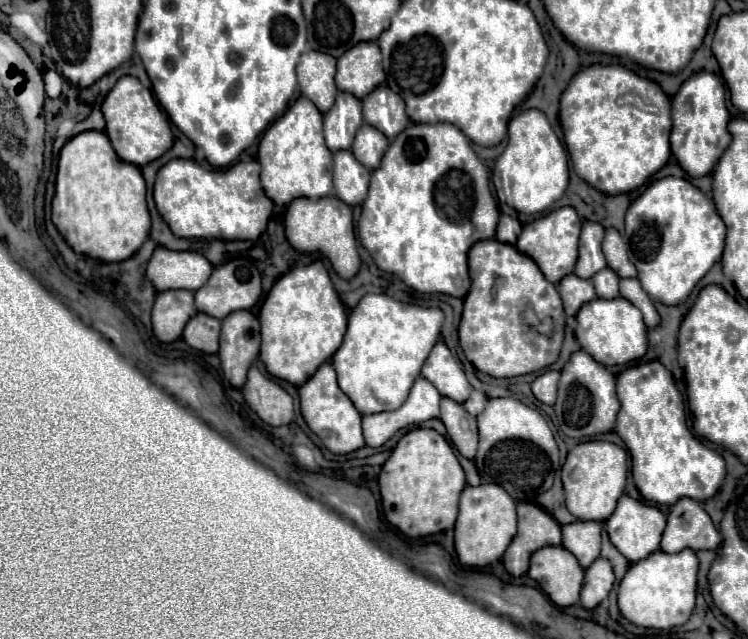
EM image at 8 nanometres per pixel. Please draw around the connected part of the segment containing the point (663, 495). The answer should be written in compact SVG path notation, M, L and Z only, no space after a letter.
M657 360L627 368L617 376L616 393L620 409L614 430L631 452L631 474L641 496L661 506L673 506L679 498L685 498L685 496L697 502L705 502L713 498L719 492L725 478L725 460L715 450L705 448L705 444L701 444L687 428L683 396L679 394L671 372Z

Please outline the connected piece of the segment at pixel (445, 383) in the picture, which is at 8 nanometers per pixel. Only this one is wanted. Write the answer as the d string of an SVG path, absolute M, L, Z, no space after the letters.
M437 342L429 354L429 358L423 364L421 375L425 376L441 396L447 396L459 404L463 404L469 398L471 384L465 378L463 368L453 358L451 350Z

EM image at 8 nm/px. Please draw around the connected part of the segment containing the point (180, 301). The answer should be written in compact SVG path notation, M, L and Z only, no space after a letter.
M167 290L165 294L159 292L157 300L153 304L153 314L151 314L155 336L161 342L173 342L173 340L177 340L183 334L183 328L185 328L185 324L189 322L189 318L193 314L197 314L195 304L193 304L193 292L189 292L189 290Z

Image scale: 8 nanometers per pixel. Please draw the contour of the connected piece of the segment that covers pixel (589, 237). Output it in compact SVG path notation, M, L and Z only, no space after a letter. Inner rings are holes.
M585 222L581 230L581 240L579 240L579 260L575 264L575 274L579 278L591 278L599 270L603 270L605 256L601 252L601 242L605 236L605 228L597 222Z

